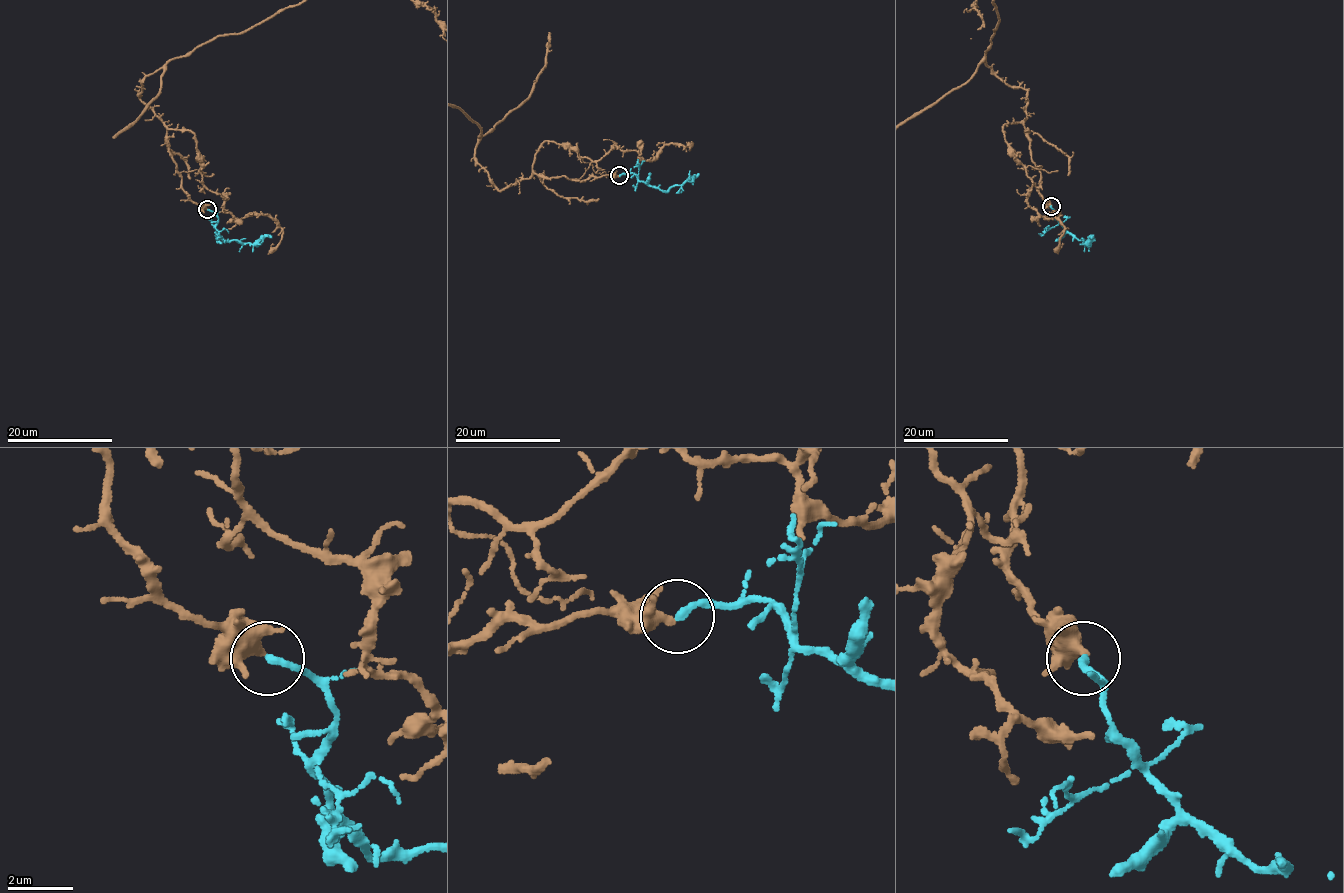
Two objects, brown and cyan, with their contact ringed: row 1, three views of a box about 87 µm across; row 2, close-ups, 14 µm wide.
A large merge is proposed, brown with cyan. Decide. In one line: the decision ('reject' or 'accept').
accept

